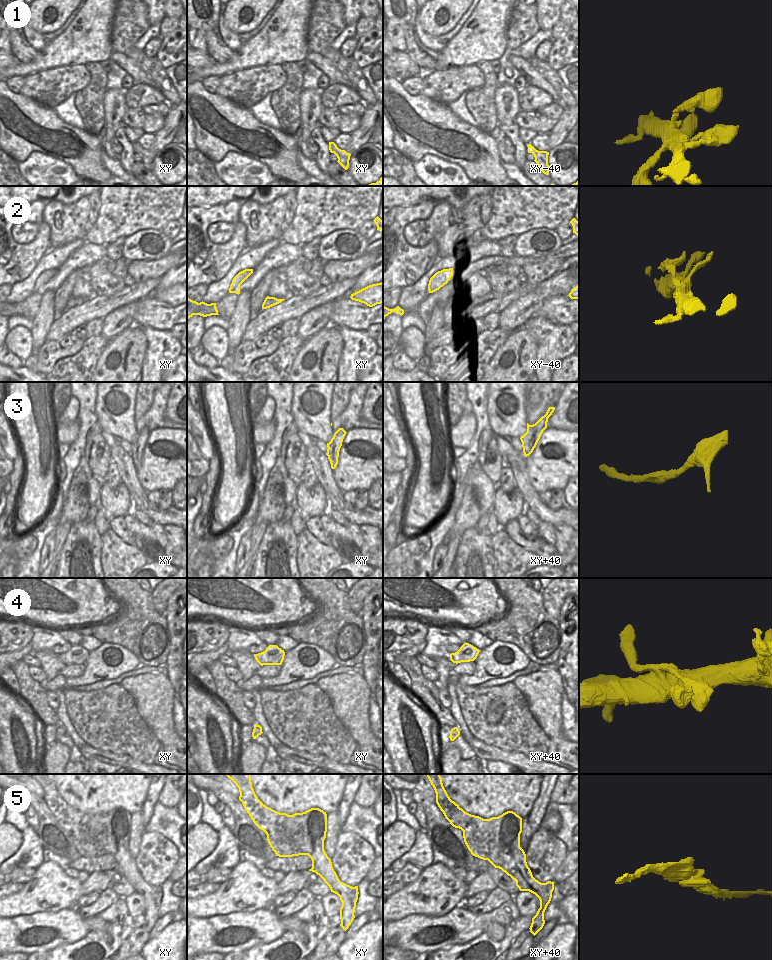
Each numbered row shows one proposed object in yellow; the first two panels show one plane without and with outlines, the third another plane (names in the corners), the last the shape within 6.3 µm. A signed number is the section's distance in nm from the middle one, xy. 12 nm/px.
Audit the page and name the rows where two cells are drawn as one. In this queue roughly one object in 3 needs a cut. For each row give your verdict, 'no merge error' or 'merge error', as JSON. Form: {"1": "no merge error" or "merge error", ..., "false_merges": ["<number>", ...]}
{"1": "no merge error", "2": "merge error", "3": "merge error", "4": "no merge error", "5": "no merge error", "false_merges": ["2", "3"]}

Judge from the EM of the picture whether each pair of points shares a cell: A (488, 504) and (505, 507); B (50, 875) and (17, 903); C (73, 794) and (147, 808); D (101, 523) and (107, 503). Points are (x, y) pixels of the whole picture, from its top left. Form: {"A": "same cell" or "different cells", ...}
{"A": "different cells", "B": "same cell", "C": "different cells", "D": "different cells"}

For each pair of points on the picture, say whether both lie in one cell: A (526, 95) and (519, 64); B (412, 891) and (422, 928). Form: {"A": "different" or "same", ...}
{"A": "different", "B": "different"}

